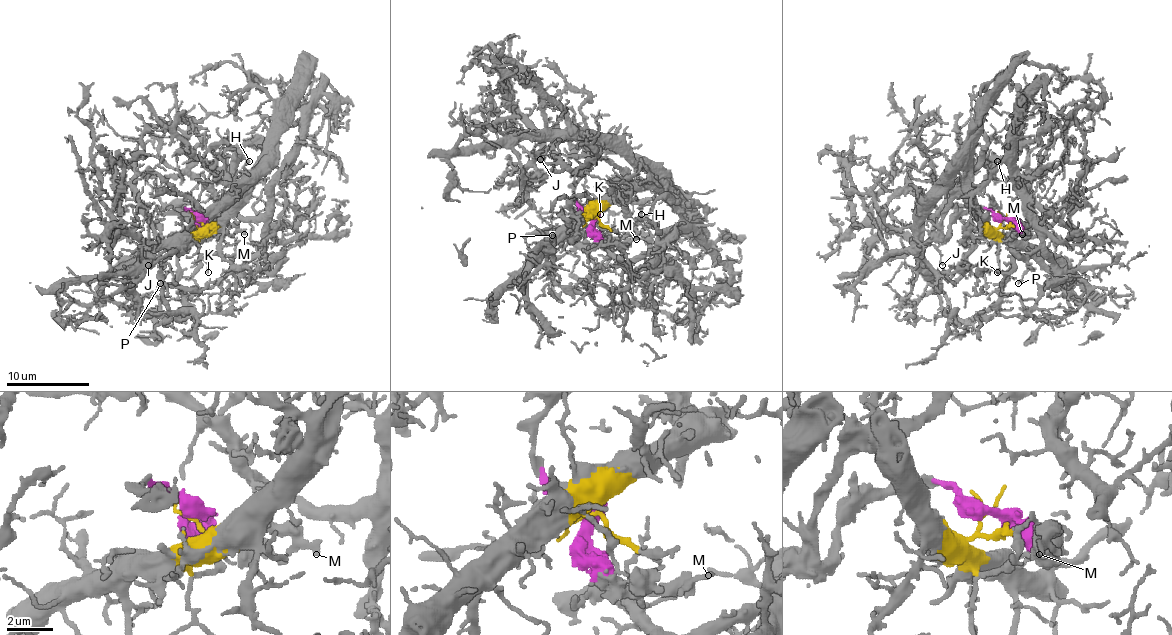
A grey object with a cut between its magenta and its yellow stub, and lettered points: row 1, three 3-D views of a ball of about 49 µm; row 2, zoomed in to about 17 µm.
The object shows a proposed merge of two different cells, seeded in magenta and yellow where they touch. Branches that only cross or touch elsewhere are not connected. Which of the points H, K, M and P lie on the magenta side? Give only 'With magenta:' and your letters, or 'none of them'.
With magenta: M

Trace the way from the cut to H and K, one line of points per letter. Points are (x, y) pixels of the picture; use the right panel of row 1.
H: (1001, 220), (992, 228), (966, 187), (982, 160), (994, 181), (1027, 177), (1044, 210), (997, 160)
K: (1001, 220), (997, 232), (997, 272)

